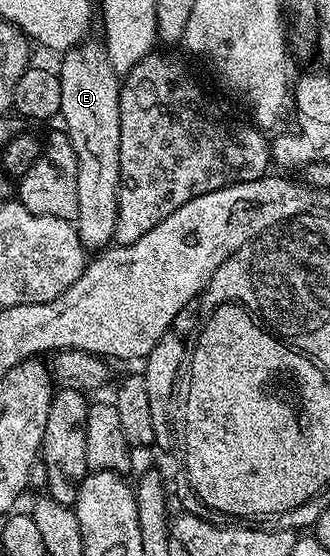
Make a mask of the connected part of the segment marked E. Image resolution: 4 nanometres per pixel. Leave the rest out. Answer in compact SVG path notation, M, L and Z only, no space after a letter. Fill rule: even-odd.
M83 40L62 55L63 63L57 66L57 73L61 80L61 108L58 117L63 118L62 129L67 135L67 139L73 144L73 152L77 156L77 216L74 224L75 230L79 234L79 239L83 242L84 247L99 246L103 248L108 245L116 237L119 229L119 177L121 176L121 116L119 115L119 87L121 85L121 74L115 70L113 64L110 63L106 48L102 41L89 42Z

